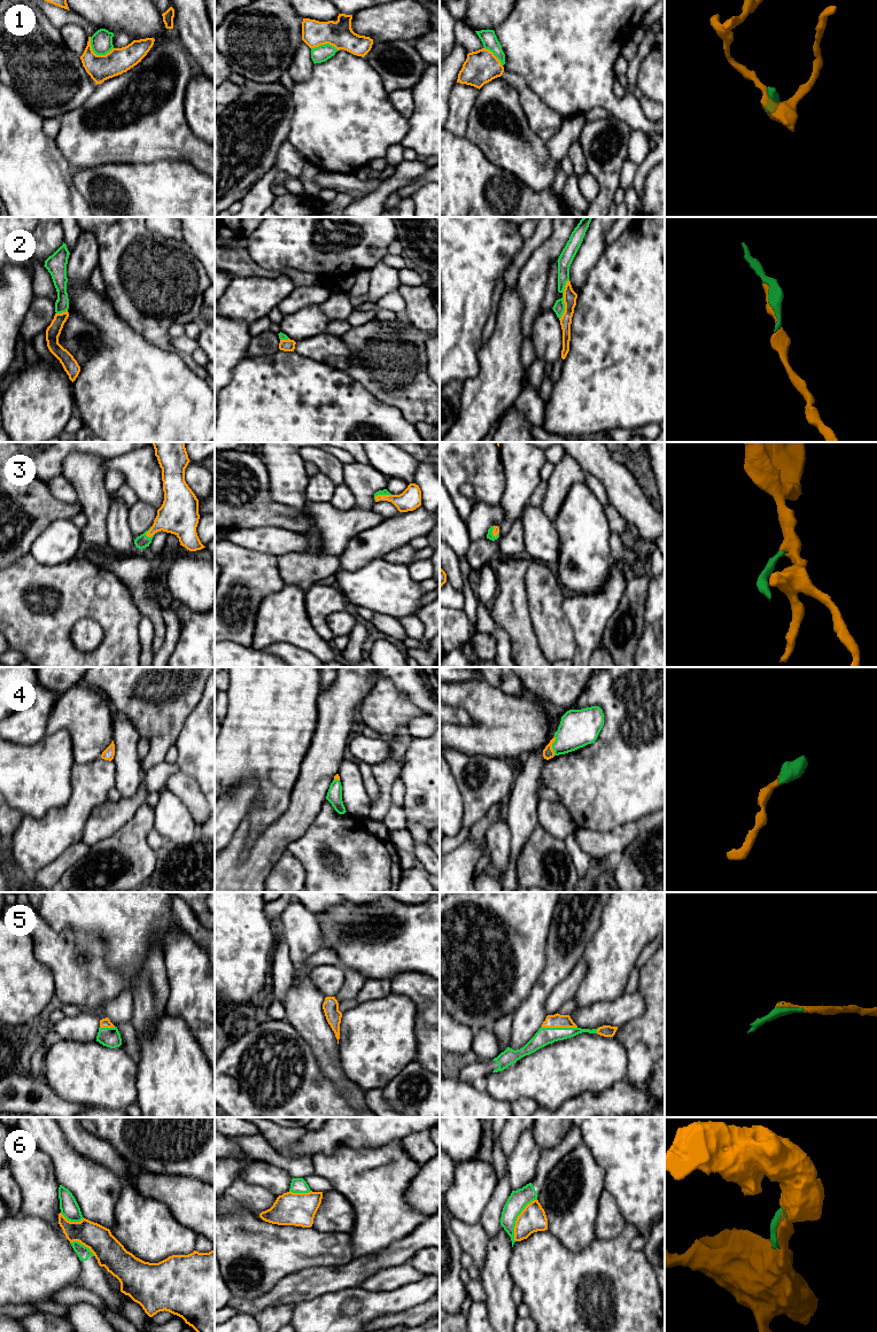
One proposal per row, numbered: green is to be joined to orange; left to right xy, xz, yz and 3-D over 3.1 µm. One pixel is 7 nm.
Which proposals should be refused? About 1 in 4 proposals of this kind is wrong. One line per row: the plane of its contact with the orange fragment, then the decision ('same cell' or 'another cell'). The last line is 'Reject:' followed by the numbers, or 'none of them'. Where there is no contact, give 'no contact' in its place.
1: xy | another cell
2: yz | another cell
3: xy | same cell
4: yz | same cell
5: yz | same cell
6: yz | another cell
Reject: 1, 2, 6

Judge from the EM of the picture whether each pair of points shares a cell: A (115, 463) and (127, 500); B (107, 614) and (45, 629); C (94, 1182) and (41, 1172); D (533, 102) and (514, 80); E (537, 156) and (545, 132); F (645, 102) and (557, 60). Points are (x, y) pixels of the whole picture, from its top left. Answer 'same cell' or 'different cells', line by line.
A: different cells
B: same cell
C: different cells
D: same cell
E: different cells
F: different cells

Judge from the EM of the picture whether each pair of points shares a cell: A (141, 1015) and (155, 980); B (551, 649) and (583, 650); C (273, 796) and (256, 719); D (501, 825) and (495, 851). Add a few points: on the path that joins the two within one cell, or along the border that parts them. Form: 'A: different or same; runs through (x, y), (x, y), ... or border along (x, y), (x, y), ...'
A: same; runs through (148, 1006), (150, 989)
B: different; border along (568, 624), (574, 639), (574, 655)
C: same; runs through (273, 776), (273, 759), (266, 738)
D: same; runs through (498, 831), (498, 844)

